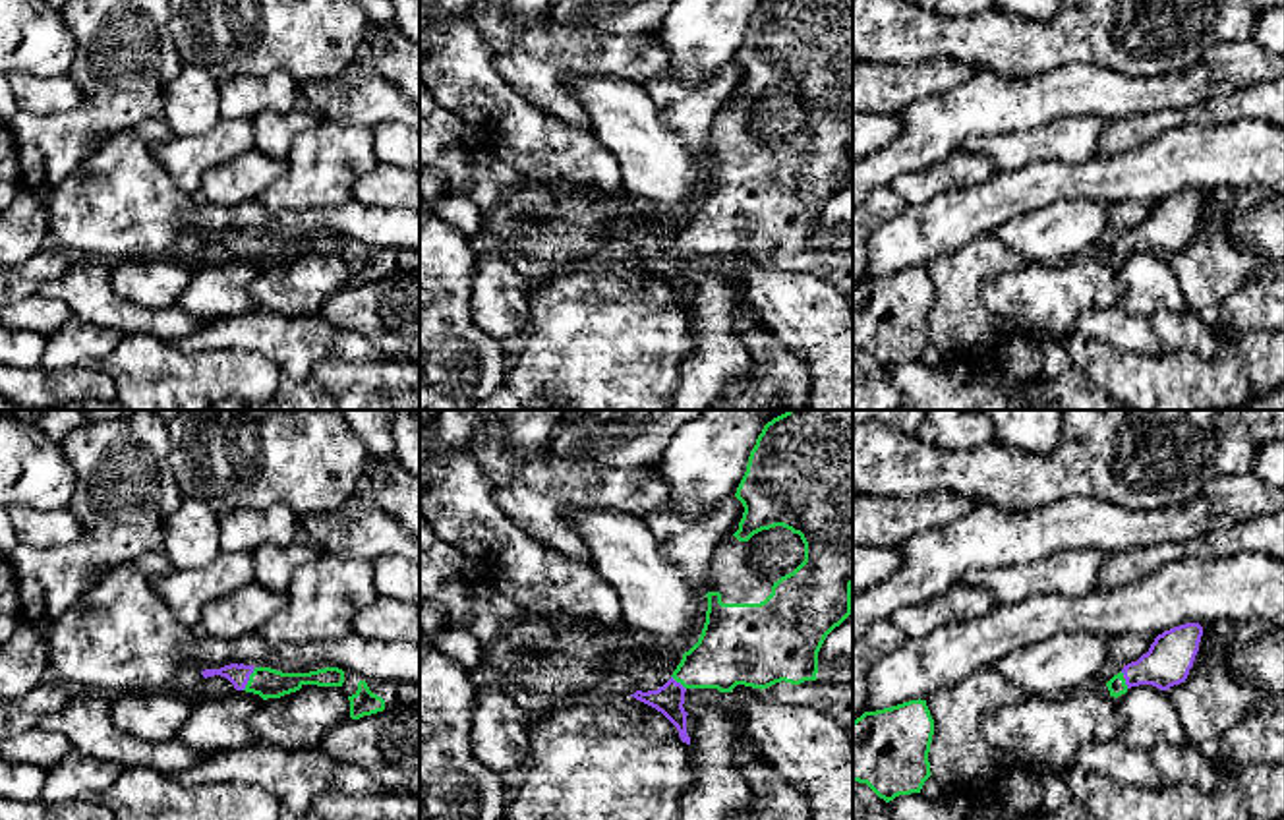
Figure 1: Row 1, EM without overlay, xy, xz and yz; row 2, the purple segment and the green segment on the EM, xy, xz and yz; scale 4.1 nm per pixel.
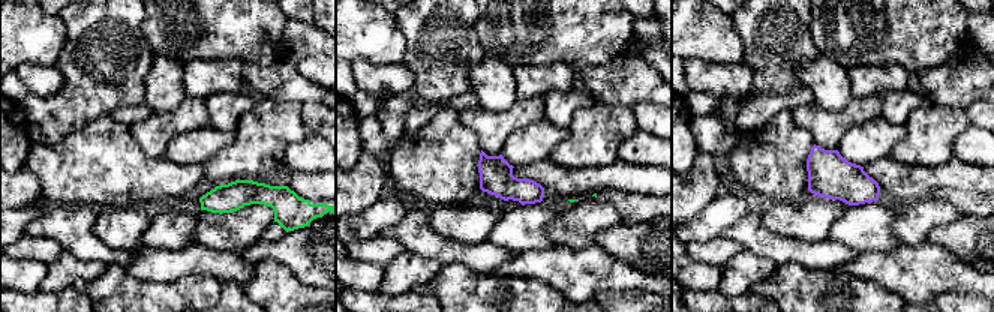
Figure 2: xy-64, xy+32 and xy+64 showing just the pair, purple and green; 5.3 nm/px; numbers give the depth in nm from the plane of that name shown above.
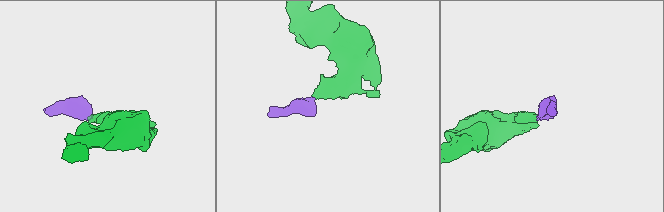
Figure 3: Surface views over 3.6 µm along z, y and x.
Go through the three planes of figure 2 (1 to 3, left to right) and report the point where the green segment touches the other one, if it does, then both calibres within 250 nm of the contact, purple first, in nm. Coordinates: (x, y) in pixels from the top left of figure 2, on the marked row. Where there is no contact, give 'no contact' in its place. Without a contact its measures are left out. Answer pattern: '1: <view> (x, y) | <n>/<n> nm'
1: no contact
2: no contact
3: no contact

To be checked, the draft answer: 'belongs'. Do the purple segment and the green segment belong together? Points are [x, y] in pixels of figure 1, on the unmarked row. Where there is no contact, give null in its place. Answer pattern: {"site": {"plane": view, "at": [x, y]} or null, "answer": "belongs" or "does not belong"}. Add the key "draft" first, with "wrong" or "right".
{"draft": "right", "site": {"plane": "xy", "at": [248, 246]}, "answer": "belongs"}

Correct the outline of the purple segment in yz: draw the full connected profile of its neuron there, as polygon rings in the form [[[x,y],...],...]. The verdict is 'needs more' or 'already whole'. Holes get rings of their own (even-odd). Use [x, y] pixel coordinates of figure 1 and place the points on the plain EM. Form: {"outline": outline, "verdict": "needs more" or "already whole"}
{"outline": [[[1185,190],[1164,197],[1154,205],[1147,220],[1124,232],[1124,236],[1106,249],[1110,263],[1118,265],[1139,251],[1168,257],[1183,249],[1193,234],[1201,203],[1203,193],[1199,190]]], "verdict": "needs more"}

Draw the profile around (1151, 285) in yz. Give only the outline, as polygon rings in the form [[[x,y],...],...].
[[[1153,251],[1131,253],[1116,265],[1116,277],[1125,286],[1118,304],[1125,313],[1151,319],[1158,311],[1187,309],[1185,294],[1168,257]]]

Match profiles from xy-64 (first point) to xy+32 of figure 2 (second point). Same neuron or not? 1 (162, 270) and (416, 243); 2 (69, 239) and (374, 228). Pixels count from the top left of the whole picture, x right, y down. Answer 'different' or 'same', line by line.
1: different
2: different

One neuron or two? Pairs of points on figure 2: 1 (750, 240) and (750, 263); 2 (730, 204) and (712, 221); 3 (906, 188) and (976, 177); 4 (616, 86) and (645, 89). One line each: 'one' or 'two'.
1: two
2: one
3: one
4: one

